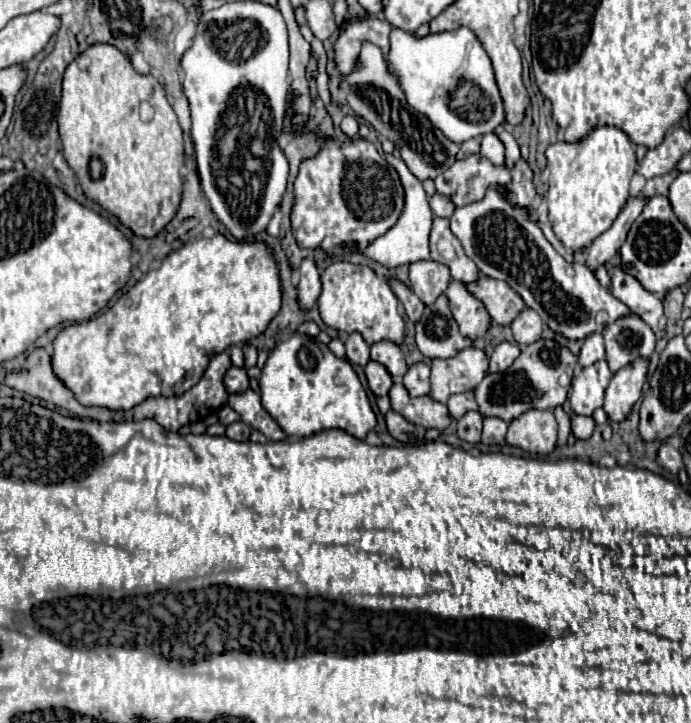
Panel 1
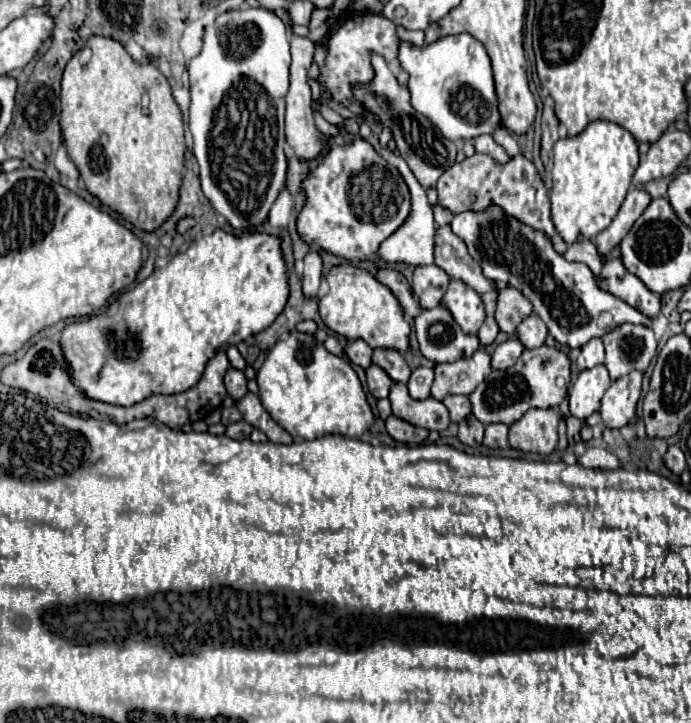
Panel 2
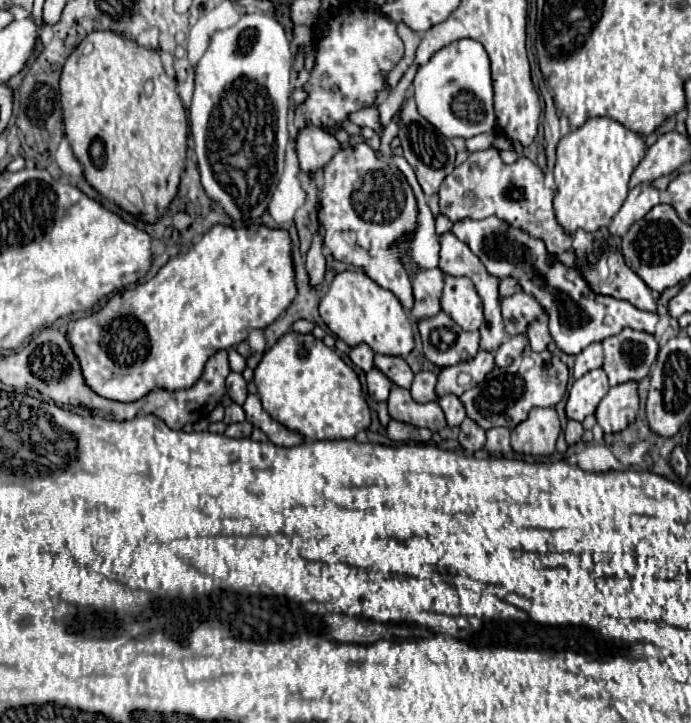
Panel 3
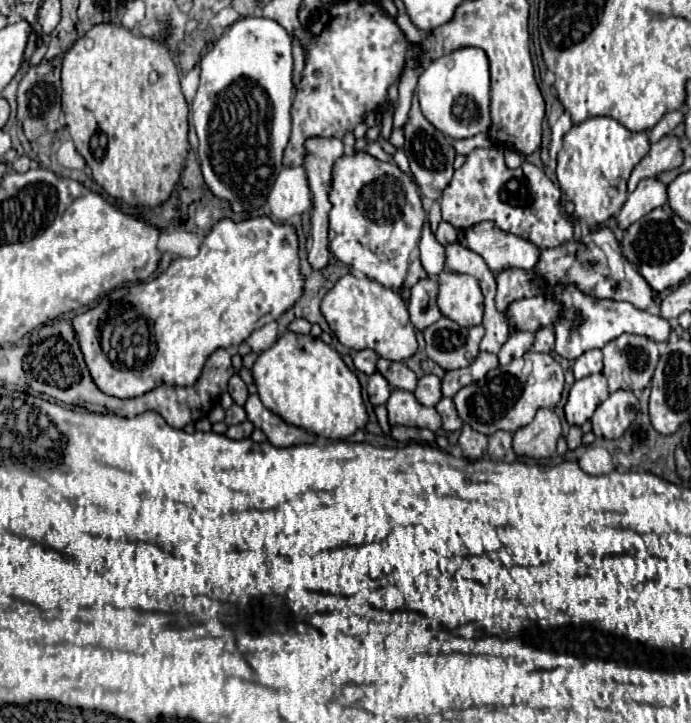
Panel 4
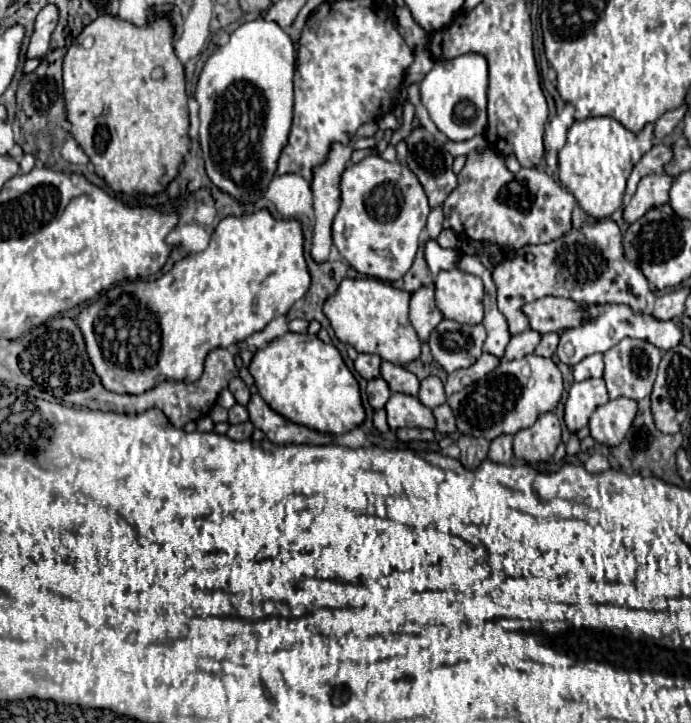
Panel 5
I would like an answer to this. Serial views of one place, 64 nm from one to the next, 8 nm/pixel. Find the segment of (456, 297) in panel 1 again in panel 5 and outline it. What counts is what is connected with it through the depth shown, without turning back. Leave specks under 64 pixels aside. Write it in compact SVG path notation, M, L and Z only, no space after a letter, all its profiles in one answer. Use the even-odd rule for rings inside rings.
M452 268L440 272L434 286L436 286L436 306L440 308L444 318L460 324L482 322L484 288L478 276Z

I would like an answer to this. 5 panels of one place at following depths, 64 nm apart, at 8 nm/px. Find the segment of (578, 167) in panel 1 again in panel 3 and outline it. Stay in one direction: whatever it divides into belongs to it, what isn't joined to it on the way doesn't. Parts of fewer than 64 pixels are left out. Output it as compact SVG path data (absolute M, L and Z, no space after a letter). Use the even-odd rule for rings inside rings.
M590 118L578 130L566 134L556 148L554 212L558 224L574 236L578 228L594 234L608 226L628 196L628 182L644 158L644 138L610 118Z

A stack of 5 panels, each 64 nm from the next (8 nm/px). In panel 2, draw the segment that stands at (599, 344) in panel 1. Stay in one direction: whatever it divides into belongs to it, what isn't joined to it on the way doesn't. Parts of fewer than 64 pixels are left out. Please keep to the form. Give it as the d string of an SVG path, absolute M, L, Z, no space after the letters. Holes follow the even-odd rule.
M596 338L596 340L588 340L588 344L584 344L576 366L578 366L578 372L582 372L582 370L594 368L602 362L604 362L604 346L602 346L602 340Z

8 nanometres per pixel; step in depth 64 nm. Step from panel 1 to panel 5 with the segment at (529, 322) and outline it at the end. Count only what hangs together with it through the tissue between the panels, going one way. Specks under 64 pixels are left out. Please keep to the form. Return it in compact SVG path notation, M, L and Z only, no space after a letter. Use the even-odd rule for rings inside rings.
M556 332L542 334L542 340L540 340L540 344L536 346L536 354L538 354L538 356L546 356L546 358L550 358L550 356L556 352L558 340L560 340L560 336L558 336Z

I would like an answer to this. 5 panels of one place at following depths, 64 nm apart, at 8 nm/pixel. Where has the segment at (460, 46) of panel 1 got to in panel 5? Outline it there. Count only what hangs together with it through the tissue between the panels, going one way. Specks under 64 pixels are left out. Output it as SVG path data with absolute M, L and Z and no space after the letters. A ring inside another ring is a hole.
M468 52L452 60L438 60L420 82L420 100L436 128L450 140L470 140L486 130L486 90L488 70L486 58L478 52Z

